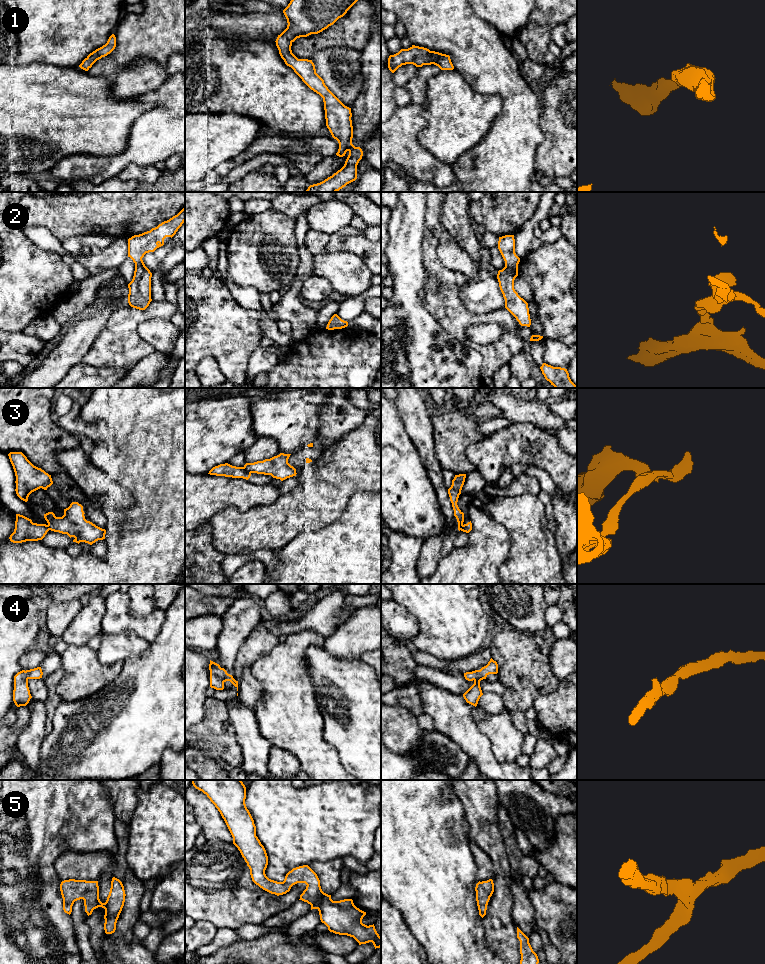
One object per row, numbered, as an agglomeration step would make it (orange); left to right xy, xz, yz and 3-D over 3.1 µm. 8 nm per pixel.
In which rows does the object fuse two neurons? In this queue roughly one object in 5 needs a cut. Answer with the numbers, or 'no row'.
3

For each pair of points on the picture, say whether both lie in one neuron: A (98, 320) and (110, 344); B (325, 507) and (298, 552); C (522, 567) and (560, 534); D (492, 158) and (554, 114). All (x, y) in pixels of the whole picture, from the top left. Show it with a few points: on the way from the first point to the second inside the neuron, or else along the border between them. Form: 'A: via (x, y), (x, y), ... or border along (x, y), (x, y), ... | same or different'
A: border along (114, 311), (89, 349) | different
B: border along (337, 519), (316, 530) | different
C: border along (553, 533), (556, 548), (562, 556) | different
D: border along (542, 105), (540, 129), (543, 140), (537, 147) | different

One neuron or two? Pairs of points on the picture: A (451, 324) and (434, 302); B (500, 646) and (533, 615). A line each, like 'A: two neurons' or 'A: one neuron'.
A: one neuron
B: two neurons

